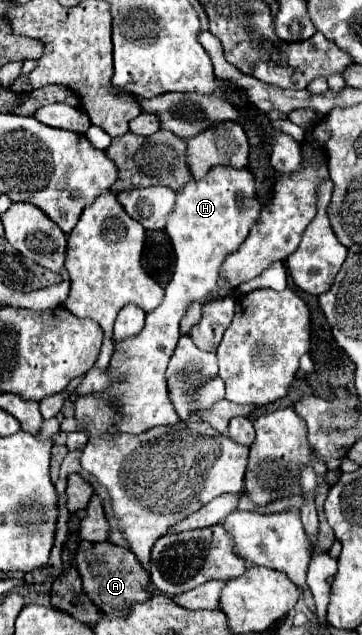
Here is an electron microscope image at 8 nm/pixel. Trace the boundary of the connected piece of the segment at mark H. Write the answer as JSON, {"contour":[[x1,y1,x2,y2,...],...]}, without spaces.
{"contour":[[217,164,209,168,205,178,191,178,181,186,165,226,175,250,173,278,165,288,163,302,147,314,145,328,117,346,117,352,113,354,113,364,117,366,117,372,125,372,125,380,113,384,105,396,85,396,85,400,75,402,75,418,87,420,85,430,89,434,141,434,153,426,179,422,179,416,169,404,165,382,165,370,179,340,179,322,193,302,207,304,217,298,235,296,235,288,231,292,219,292,221,266,225,258,245,242,245,236,249,236,249,230,257,224,261,210,263,204,257,196,255,176,245,168]]}

